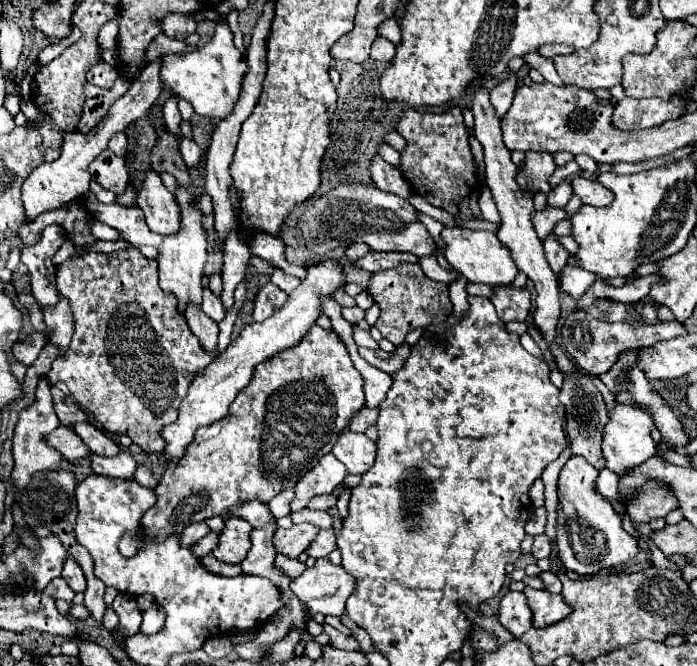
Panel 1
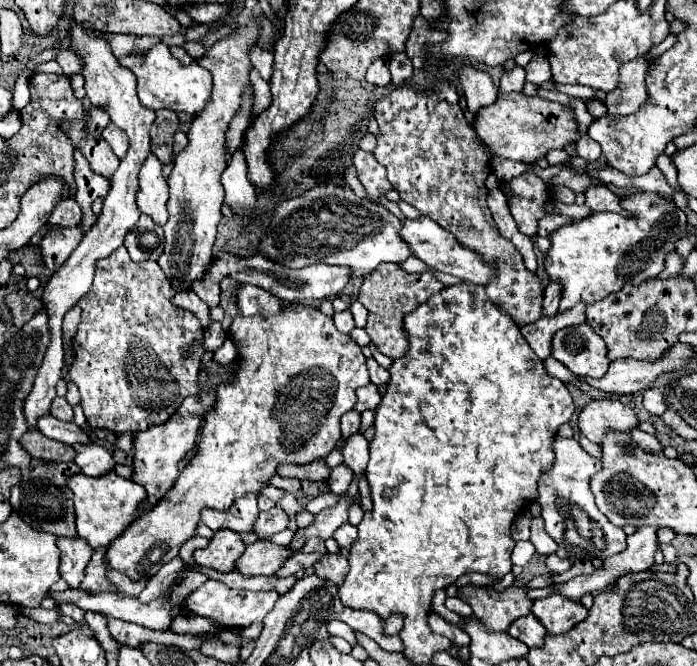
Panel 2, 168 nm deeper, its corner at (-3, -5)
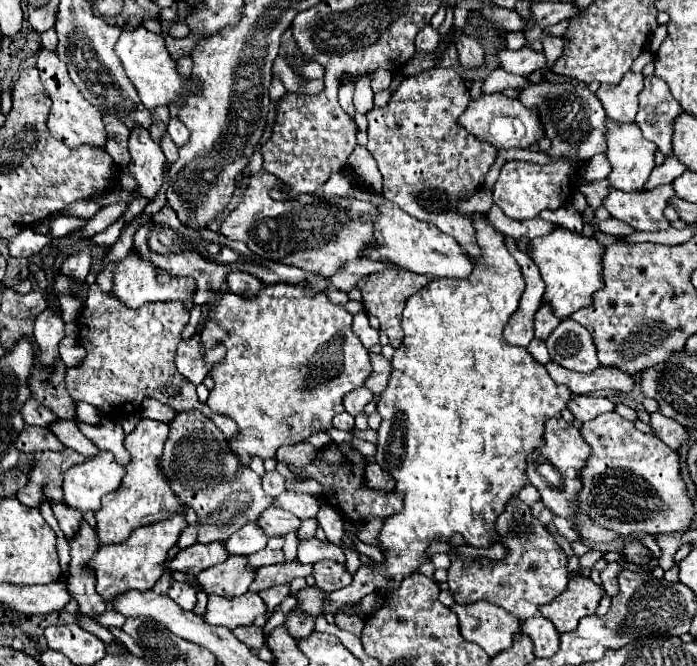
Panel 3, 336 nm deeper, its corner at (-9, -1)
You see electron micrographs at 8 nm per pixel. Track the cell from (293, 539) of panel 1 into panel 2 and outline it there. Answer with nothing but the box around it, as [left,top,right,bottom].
[235,539,291,575]

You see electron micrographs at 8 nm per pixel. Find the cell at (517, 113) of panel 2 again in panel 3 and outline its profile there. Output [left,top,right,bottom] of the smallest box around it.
[459,93,543,149]

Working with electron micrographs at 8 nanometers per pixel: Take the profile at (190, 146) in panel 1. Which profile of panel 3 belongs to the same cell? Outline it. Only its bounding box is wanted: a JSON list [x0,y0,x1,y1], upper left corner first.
[167,117,189,147]

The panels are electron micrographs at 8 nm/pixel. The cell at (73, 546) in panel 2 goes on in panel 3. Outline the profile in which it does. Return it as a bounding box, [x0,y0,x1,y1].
[51,501,83,539]

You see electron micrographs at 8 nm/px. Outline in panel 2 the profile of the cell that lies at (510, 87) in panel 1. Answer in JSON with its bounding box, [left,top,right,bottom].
[499,67,525,93]

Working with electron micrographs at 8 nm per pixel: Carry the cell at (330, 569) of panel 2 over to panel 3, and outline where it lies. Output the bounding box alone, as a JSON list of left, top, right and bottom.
[313,561,351,593]

